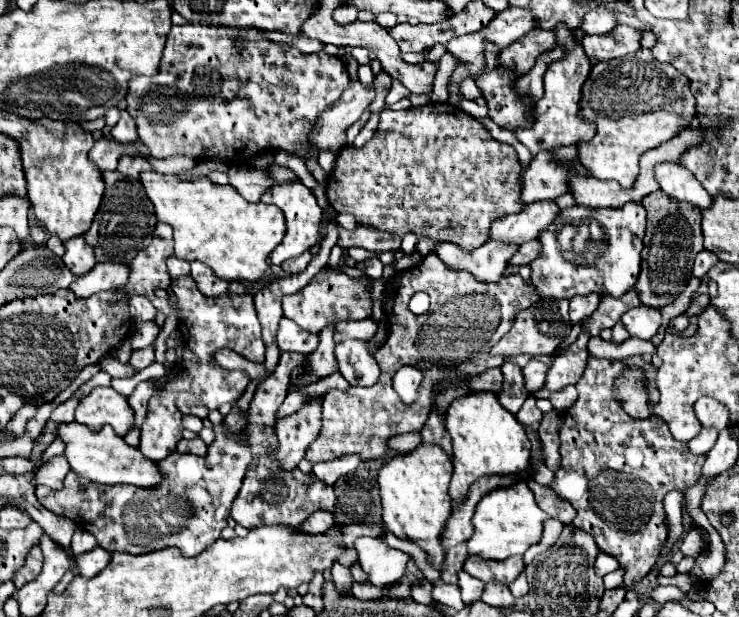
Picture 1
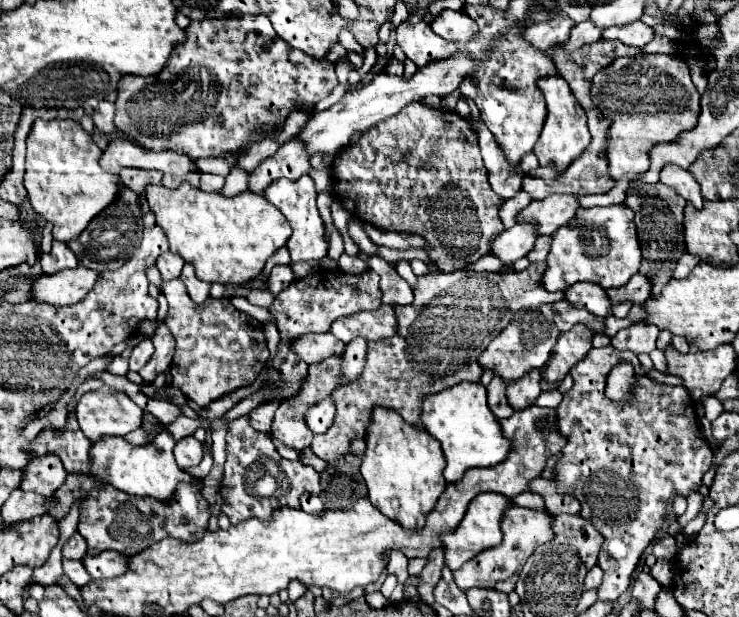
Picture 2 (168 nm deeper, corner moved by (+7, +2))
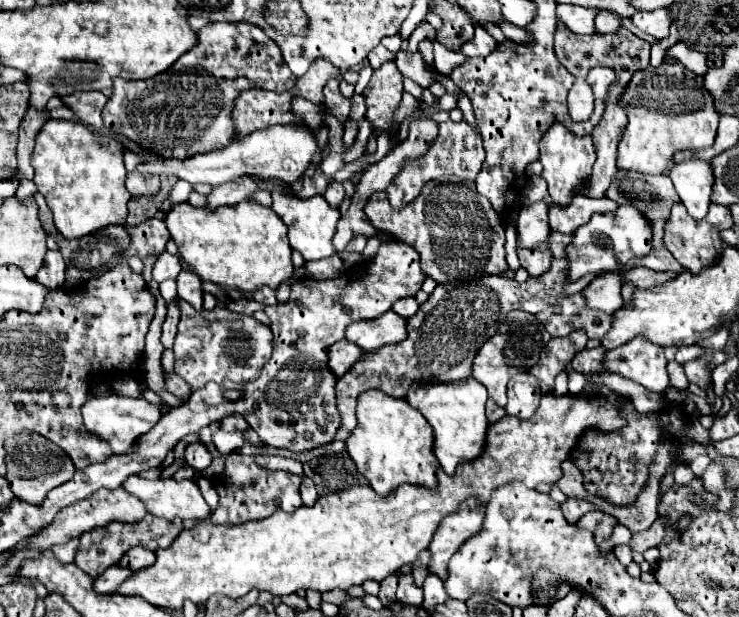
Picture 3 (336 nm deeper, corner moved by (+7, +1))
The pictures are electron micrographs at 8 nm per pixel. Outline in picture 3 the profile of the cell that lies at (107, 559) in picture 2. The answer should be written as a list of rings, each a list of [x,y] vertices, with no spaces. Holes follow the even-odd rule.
[[[141,547],[129,549],[117,563],[117,567],[125,567],[131,571],[139,571],[139,569],[149,567],[149,565],[153,565],[153,551],[141,549]]]

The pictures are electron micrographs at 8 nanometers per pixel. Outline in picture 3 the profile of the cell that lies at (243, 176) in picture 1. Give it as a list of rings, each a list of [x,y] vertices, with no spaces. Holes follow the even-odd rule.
[[[177,181],[177,185],[173,187],[169,199],[171,201],[187,201],[187,197],[191,195],[191,191],[193,191],[193,187],[187,181]]]

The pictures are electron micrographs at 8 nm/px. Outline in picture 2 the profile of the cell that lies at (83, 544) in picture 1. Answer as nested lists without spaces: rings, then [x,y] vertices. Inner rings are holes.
[[[75,532],[65,544],[63,544],[63,558],[69,558],[69,560],[81,560],[87,552],[87,542],[85,538],[81,538],[79,532]]]

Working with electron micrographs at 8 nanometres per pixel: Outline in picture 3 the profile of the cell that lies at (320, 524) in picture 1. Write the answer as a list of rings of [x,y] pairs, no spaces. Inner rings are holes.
[[[305,477],[303,485],[301,485],[301,497],[303,497],[303,505],[307,505],[307,507],[315,505],[317,499],[319,499],[317,491],[315,491],[315,485],[313,485],[313,481],[309,477]]]

